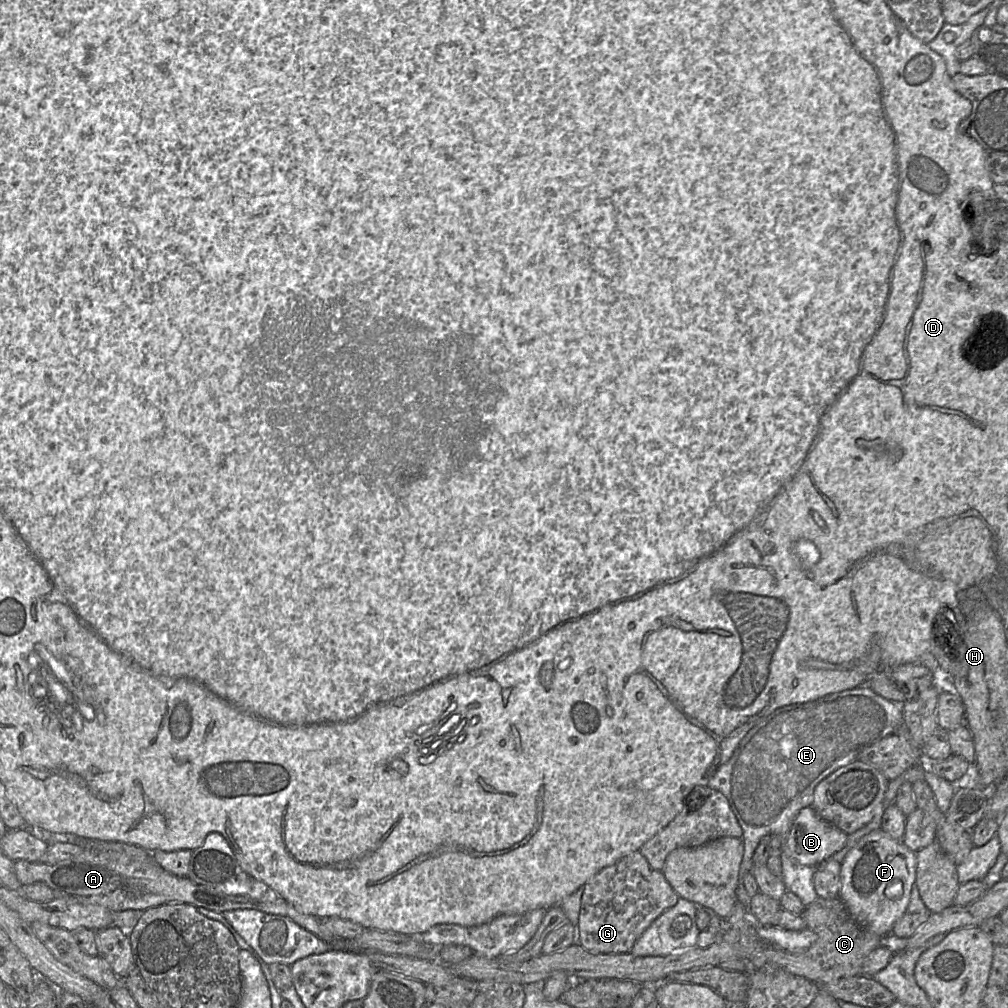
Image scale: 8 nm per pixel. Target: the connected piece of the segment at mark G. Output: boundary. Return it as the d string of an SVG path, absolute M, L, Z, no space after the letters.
M639 851L630 853L599 871L585 884L577 942L594 955L630 953L651 923L678 900L679 896L660 870L652 868Z

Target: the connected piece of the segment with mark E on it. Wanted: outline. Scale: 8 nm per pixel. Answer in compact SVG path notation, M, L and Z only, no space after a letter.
M859 686L828 695L818 703L779 708L747 732L731 758L718 768L707 786L727 798L742 828L744 852L737 900L748 911L751 897L742 880L747 872L751 872L756 847L766 835L778 835L782 839L781 879L787 891L797 895L806 907L818 898L813 876L819 865L799 864L783 851L794 820L801 809L812 805L814 790L822 780L856 760L861 749L897 734L903 726L901 704L876 694L867 686Z

